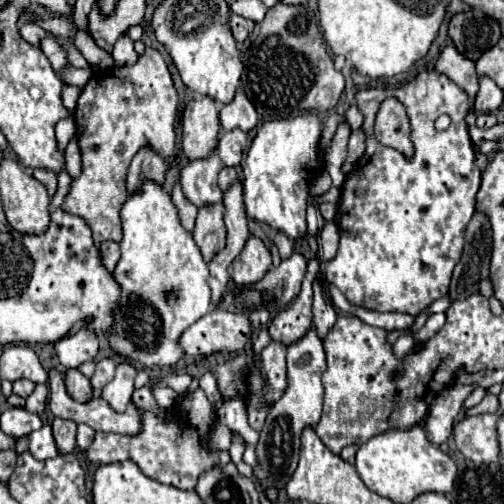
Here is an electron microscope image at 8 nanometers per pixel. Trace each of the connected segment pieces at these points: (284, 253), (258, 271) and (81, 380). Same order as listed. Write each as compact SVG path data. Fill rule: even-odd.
M277 232L277 236L273 238L273 242L275 242L275 246L279 248L281 260L289 258L289 256L293 254L293 250L295 250L295 242L293 242L293 240L289 240L289 238L287 238L283 232Z
M249 236L243 252L231 264L229 272L233 272L231 278L237 286L251 286L265 276L269 266L271 266L271 254L267 246L259 238Z
M75 368L65 372L65 384L67 384L67 392L73 400L77 402L89 402L93 396L93 388L91 382Z

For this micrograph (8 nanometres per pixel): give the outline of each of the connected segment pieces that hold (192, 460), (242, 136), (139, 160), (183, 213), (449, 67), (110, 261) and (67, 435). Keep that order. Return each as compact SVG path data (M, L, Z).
M199 388L191 398L179 402L181 416L175 422L161 422L153 412L143 412L143 432L139 436L121 436L97 432L93 444L87 450L87 458L95 464L115 464L125 458L133 460L141 472L161 484L169 484L181 490L193 490L201 472L219 464L219 454L209 450L207 438L215 424L213 408Z
M239 128L225 132L219 140L219 158L221 158L223 166L239 166L247 144L249 144L247 134L241 132Z
M149 146L141 148L131 162L127 174L127 188L137 188L137 184L141 184L141 176L149 176L149 180L157 180L157 184L163 184L165 168L167 166L163 158L155 150L151 150Z
M179 184L173 188L173 202L177 204L177 210L179 210L179 216L181 216L181 224L183 224L183 228L185 228L189 234L193 234L195 218L197 218L197 208L195 208L189 200L185 200L185 196L183 196Z
M447 46L441 52L441 56L435 64L435 70L439 74L445 74L459 88L463 88L469 94L471 102L475 100L475 94L477 94L477 88L479 88L479 78L477 78L477 72L475 72L475 64L471 60L467 60L465 56L461 56L455 46Z
M103 242L101 244L101 254L103 254L103 264L107 268L107 272L113 272L115 266L117 266L117 260L121 258L121 252L119 252L119 244L117 242Z
M55 418L51 428L53 428L53 436L55 436L55 442L57 442L59 454L71 454L73 448L75 448L75 430L77 430L77 424L73 420Z

